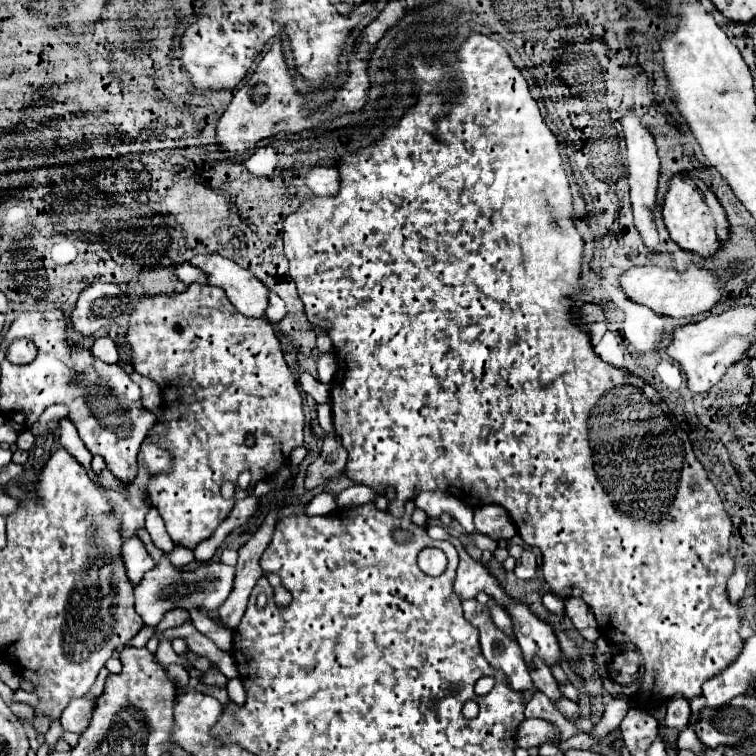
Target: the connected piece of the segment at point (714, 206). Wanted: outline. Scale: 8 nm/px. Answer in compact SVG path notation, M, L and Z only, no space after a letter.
M682 175L670 177L662 203L662 217L670 237L682 249L696 251L702 257L712 255L728 239L728 221L724 209L718 203L716 195L708 189L708 185L698 177L682 177Z

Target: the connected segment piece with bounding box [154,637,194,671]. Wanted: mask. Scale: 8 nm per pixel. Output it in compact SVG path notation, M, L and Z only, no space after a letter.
M160 637L160 645L158 645L158 651L156 651L154 659L156 659L156 663L160 663L162 667L166 667L166 665L170 665L170 663L178 663L178 665L182 665L186 671L194 669L194 667L188 663L188 659L182 657L182 655L178 655L178 653L174 653L170 641L168 641L168 639L162 639L162 637Z

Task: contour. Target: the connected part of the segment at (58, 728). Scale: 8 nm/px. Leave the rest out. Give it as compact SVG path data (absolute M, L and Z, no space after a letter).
M59 719L53 720L48 732L44 735L45 742L48 743L48 746L50 747L49 754L55 751L55 745L57 741L63 736L63 733L64 730Z

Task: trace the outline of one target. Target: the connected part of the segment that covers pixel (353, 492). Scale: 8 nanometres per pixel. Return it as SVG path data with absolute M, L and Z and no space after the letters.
M352 485L348 487L346 491L342 491L336 499L338 499L338 505L344 509L344 507L354 507L354 505L364 505L368 501L374 501L378 497L378 493L366 485Z

